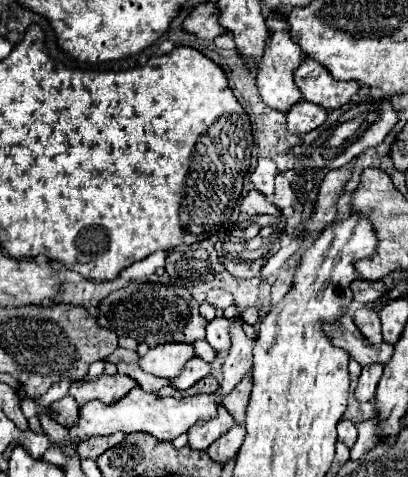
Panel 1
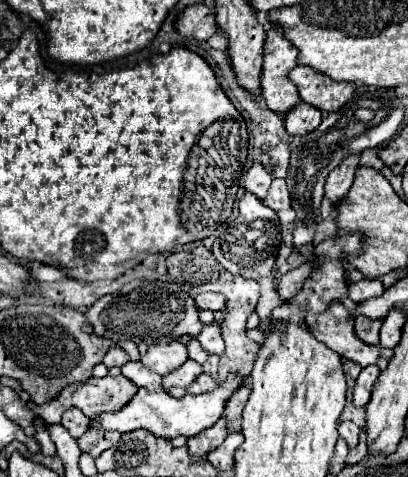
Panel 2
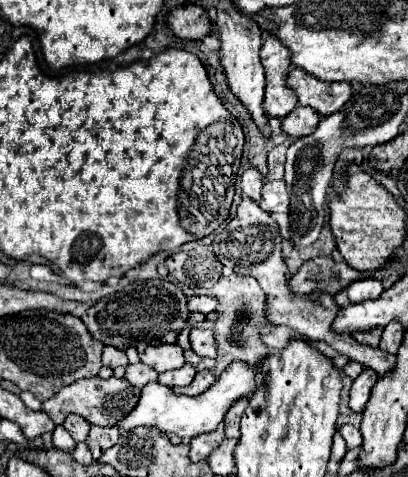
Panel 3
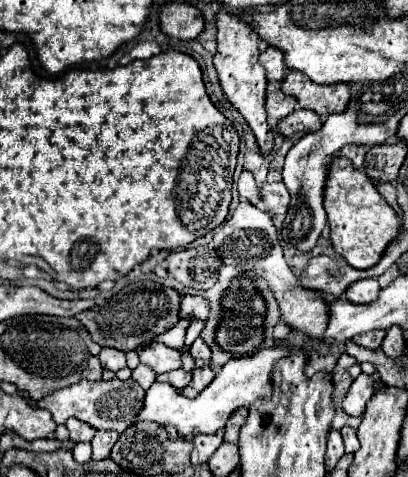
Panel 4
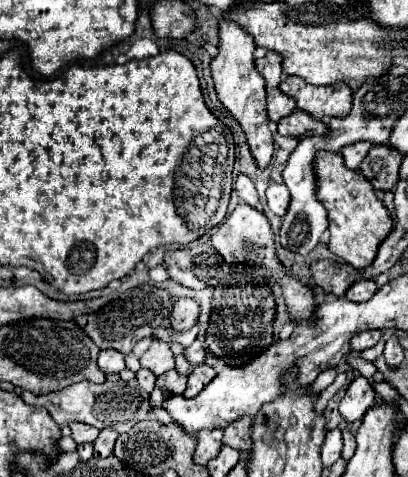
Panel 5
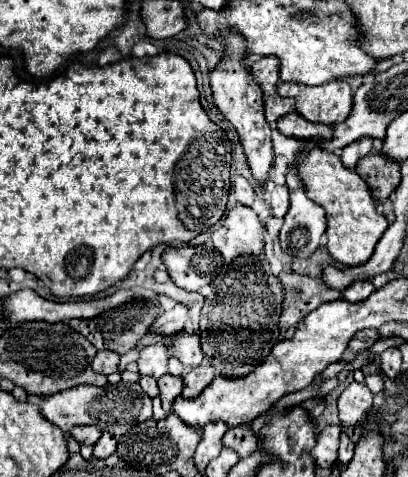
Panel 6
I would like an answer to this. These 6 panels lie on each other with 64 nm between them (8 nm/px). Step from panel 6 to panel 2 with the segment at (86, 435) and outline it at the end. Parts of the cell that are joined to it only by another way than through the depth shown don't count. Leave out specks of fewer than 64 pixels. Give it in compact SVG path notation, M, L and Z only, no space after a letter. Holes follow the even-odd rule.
M70 408L62 416L62 426L70 432L72 438L80 438L90 428L90 420L78 408Z

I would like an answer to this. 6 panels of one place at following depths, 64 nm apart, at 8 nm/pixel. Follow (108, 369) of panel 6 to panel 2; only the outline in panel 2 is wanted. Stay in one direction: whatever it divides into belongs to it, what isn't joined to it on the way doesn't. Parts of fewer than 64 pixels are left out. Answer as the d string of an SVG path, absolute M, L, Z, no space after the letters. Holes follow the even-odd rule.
M112 346L112 348L106 352L106 356L104 356L106 368L112 368L112 366L124 366L128 360L130 360L128 354L126 354L120 346Z

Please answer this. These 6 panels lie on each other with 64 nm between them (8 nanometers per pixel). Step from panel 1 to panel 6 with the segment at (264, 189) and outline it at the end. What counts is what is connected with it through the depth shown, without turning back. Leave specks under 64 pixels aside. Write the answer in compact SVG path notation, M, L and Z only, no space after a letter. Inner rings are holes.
M236 176L234 178L234 196L244 206L252 206L252 202L256 200L254 186L246 178L242 178L242 176Z

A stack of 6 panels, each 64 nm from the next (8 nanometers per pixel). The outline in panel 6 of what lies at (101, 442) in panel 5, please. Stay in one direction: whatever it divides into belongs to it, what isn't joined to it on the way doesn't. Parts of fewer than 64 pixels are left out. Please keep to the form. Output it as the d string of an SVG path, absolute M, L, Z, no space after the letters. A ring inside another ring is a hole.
M102 434L102 438L94 446L94 458L106 458L114 454L114 450L116 450L116 438L112 438L110 434Z

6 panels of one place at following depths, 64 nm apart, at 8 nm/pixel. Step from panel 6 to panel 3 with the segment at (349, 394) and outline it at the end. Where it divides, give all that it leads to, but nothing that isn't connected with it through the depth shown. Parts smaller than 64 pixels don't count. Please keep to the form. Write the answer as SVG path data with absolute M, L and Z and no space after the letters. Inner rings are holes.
M370 368L364 370L364 372L354 380L354 384L352 384L352 388L350 388L350 402L348 402L348 408L350 408L352 412L362 412L362 410L364 410L364 404L368 402L370 390L372 390L372 386L376 384L376 380L378 380L378 374L372 372Z

